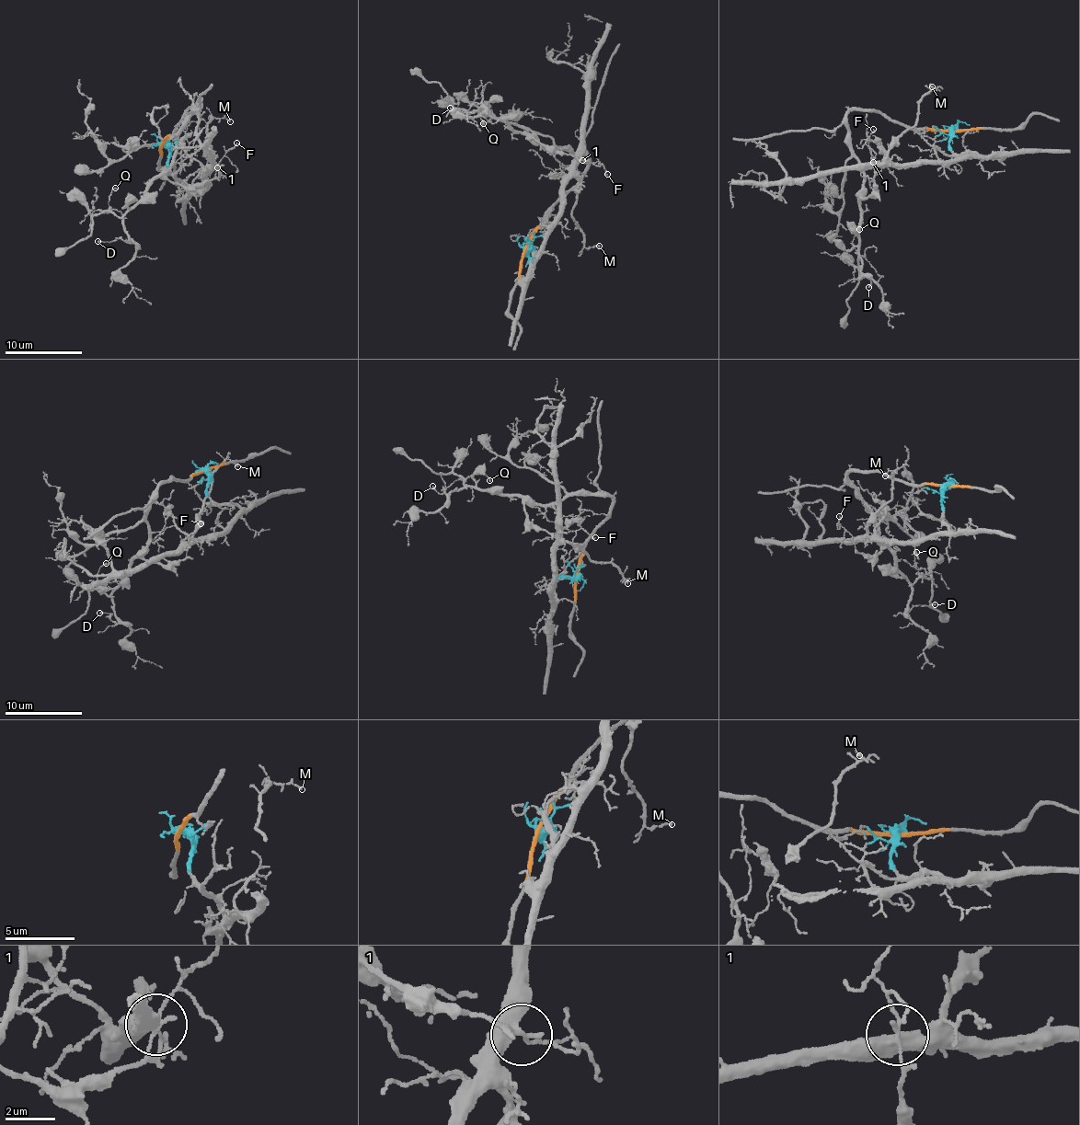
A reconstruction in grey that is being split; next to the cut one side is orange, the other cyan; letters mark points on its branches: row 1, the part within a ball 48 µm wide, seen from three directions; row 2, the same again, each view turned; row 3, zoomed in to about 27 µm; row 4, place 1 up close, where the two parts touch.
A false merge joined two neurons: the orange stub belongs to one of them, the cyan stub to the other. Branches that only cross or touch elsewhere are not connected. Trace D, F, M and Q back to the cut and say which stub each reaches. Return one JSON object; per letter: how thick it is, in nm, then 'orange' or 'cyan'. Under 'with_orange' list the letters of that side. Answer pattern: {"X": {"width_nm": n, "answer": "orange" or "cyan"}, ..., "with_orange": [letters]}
{"D": {"width_nm": 140, "answer": "orange"}, "F": {"width_nm": 120, "answer": "orange"}, "M": {"width_nm": 110, "answer": "cyan"}, "Q": {"width_nm": 120, "answer": "orange"}, "with_orange": ["D", "F", "Q"]}

